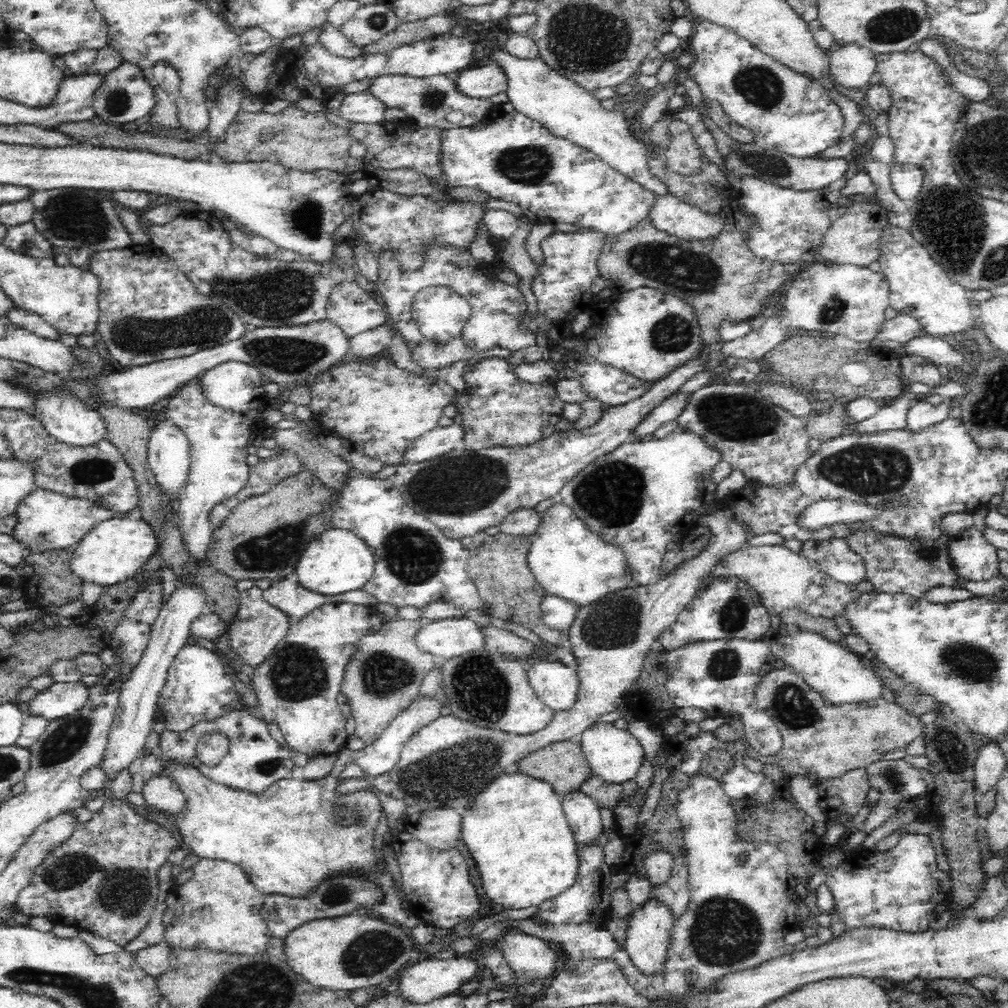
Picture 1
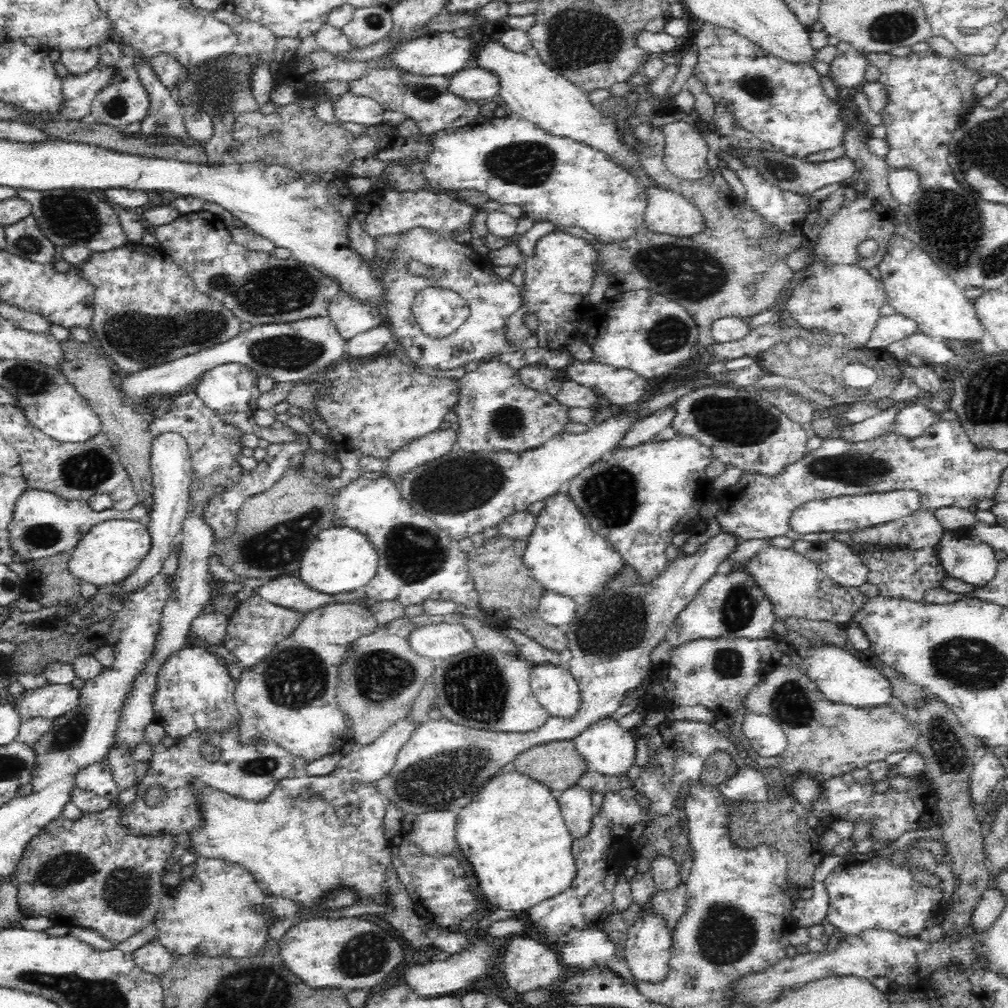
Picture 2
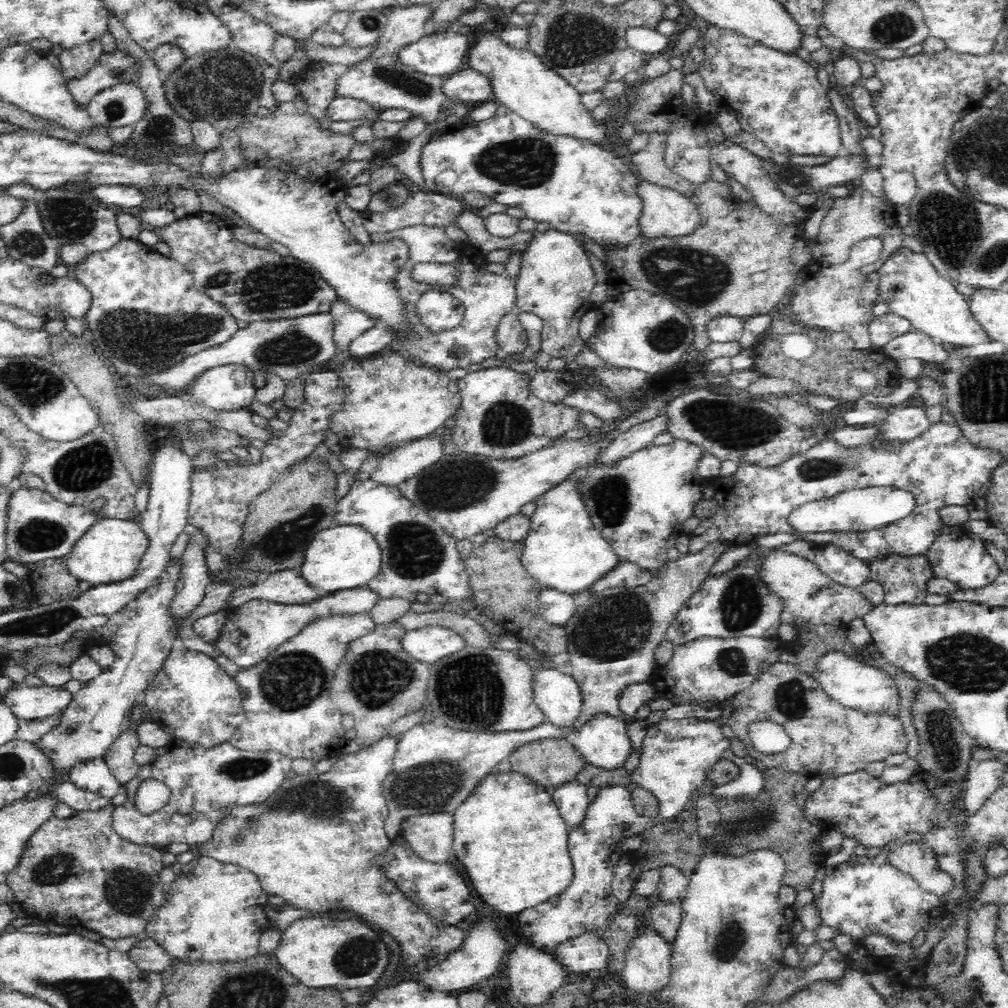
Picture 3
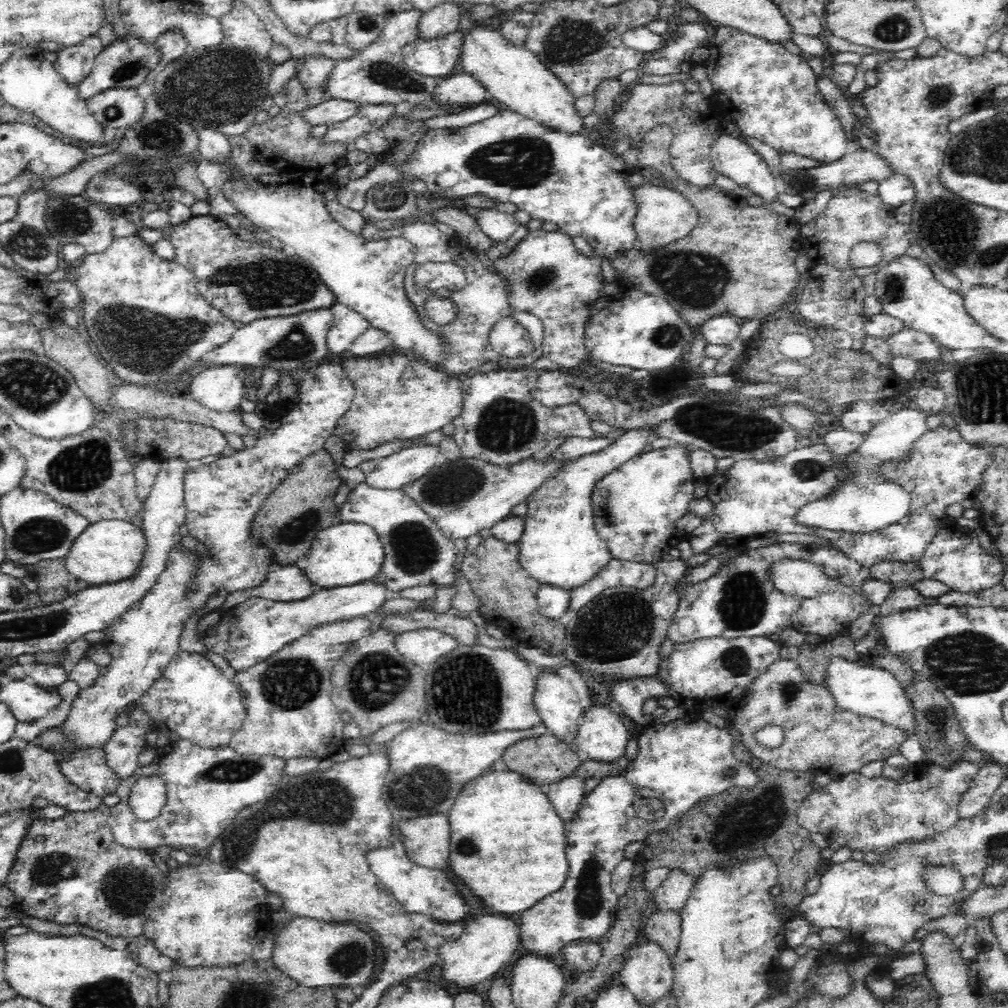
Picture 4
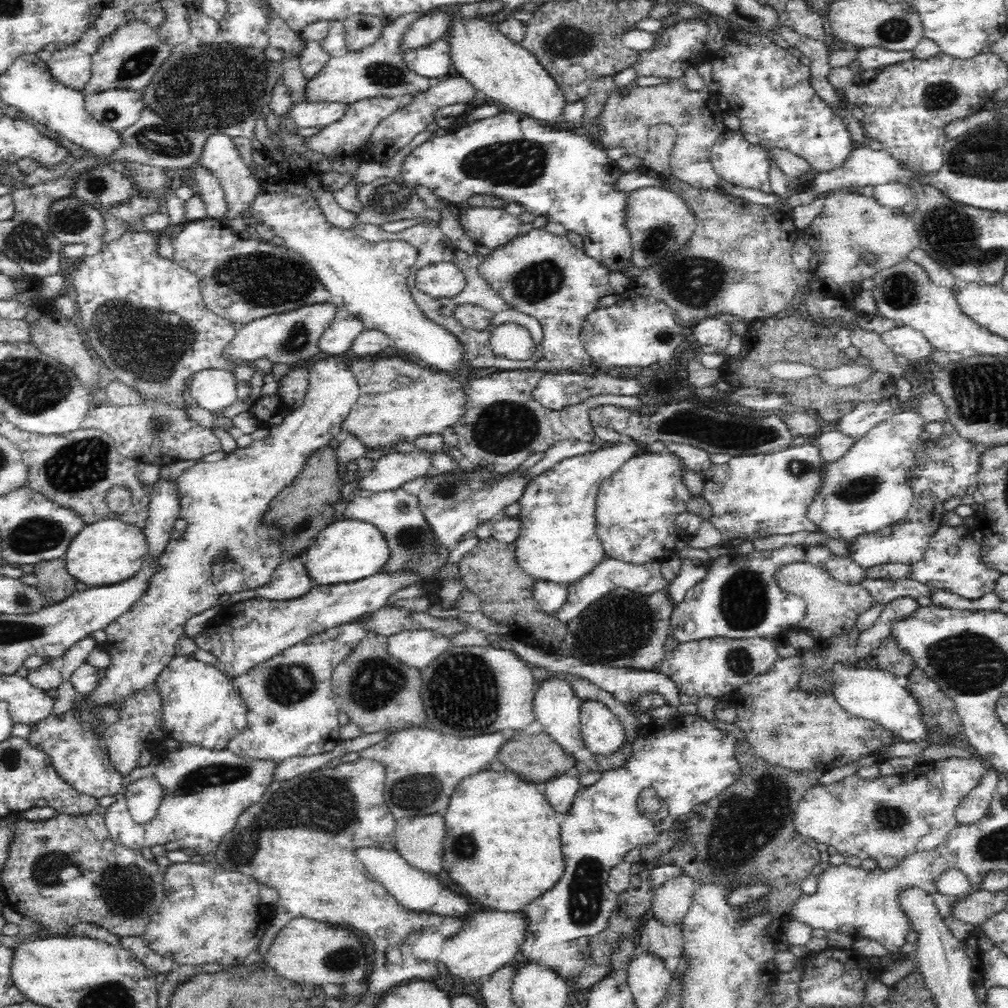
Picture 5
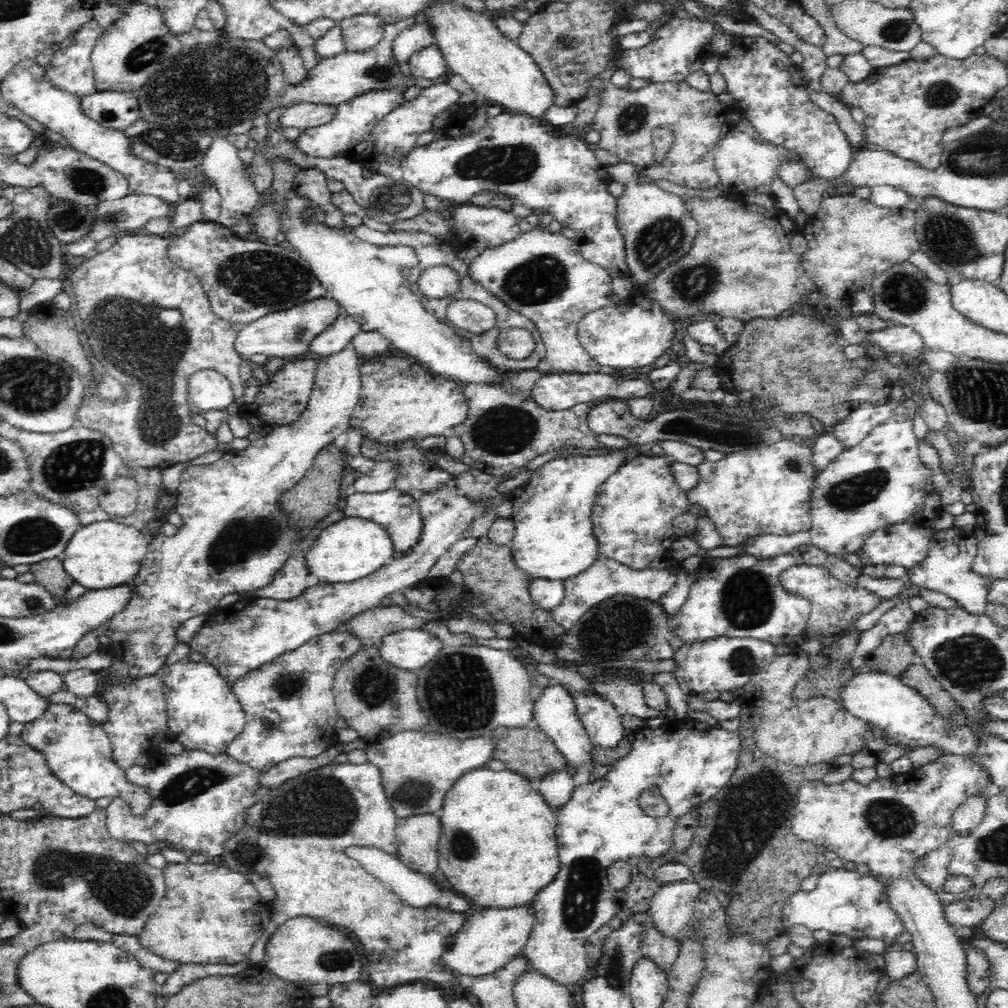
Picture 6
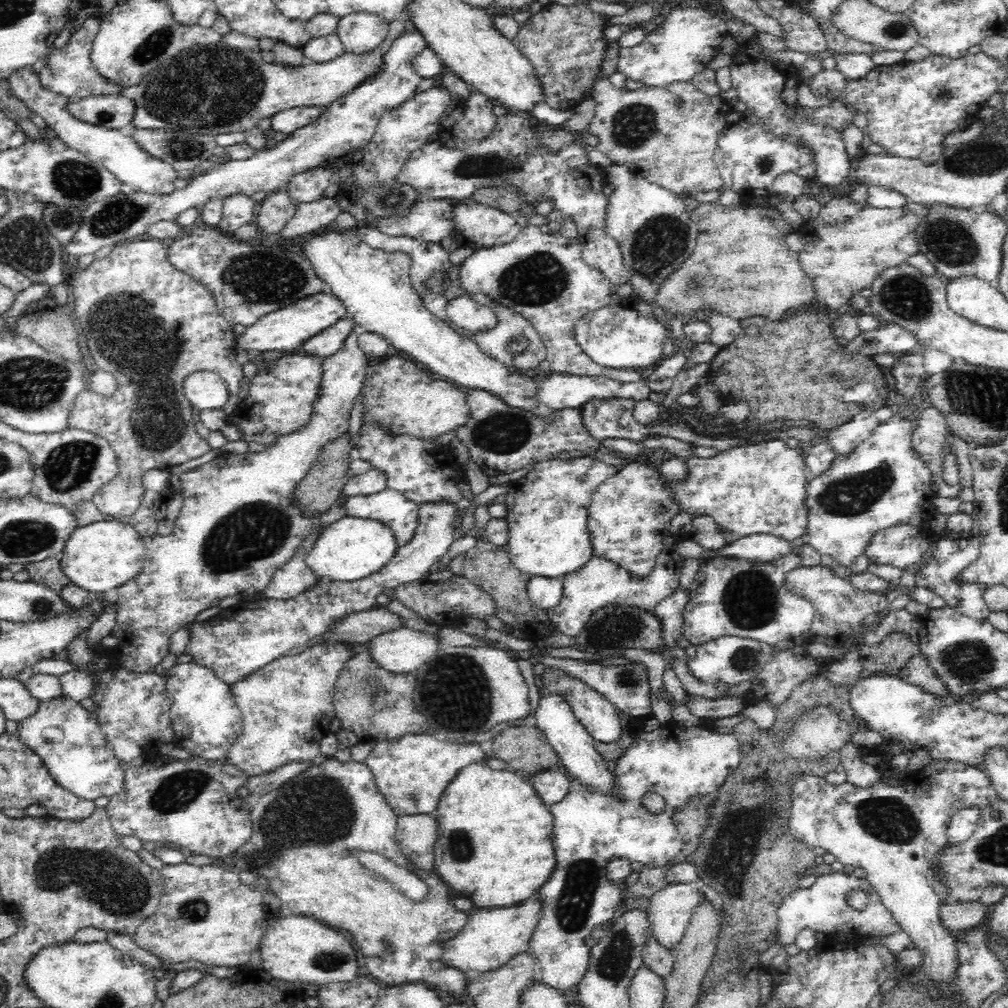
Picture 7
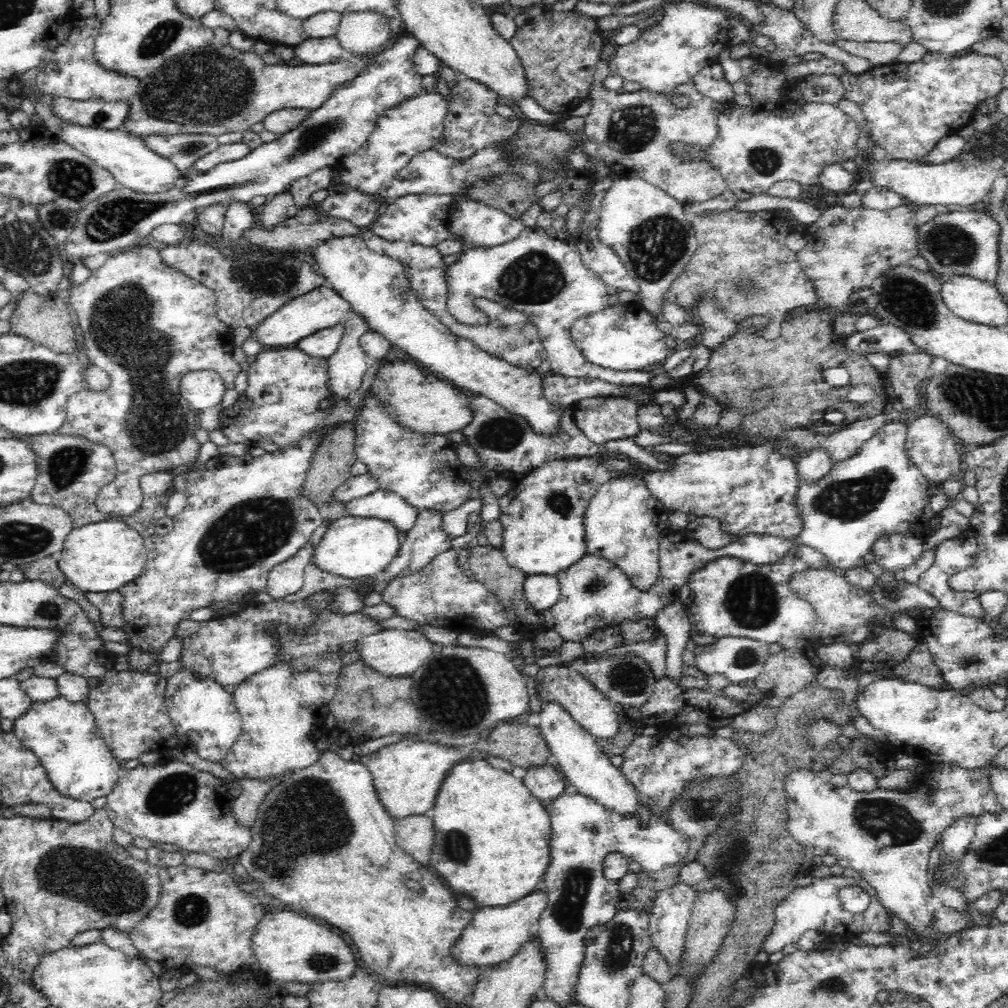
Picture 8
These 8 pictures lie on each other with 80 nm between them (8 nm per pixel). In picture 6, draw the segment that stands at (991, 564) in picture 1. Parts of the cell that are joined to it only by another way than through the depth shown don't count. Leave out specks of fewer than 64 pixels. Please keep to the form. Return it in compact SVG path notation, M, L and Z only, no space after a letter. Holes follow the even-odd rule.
M956 527L935 531L927 555L918 564L908 569L906 579L914 585L914 578L916 578L917 587L948 594L950 598L960 602L960 608L968 613L984 614L987 594L993 581L990 577L977 574L972 567L977 553L977 542L978 539L971 531L964 535L964 531L961 532Z

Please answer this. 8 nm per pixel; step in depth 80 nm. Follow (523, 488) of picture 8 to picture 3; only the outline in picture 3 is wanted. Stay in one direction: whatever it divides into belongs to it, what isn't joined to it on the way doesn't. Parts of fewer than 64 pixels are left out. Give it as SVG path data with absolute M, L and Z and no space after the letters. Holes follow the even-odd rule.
M660 413L656 418L632 426L630 430L618 434L592 465L613 463L628 456L632 451L652 445L658 434L669 428L669 421L668 415ZM582 476L568 478L561 482L556 488L543 494L535 501L536 510L530 516L530 530L524 538L524 550L521 554L521 561L524 569L536 579L542 588L556 589L564 594L577 595L587 592L595 586L596 582L605 578L608 572L616 569L621 562L612 549L611 542L608 542L594 527L588 511L579 498L577 484Z

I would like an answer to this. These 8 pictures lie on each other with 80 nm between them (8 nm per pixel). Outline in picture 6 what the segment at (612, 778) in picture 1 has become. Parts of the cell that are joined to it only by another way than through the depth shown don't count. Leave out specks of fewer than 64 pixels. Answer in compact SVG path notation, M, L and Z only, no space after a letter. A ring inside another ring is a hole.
M571 691L570 694L574 697L576 712L581 718L593 750L606 750L618 746L626 730L614 704L598 694L586 696Z

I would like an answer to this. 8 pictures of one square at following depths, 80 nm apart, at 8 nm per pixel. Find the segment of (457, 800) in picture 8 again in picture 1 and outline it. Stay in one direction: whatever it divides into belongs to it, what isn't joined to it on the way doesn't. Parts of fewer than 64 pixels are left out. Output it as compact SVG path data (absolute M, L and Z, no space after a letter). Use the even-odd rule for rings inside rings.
M510 772L503 773L482 796L476 798L476 810L488 812L468 812L472 806L461 811L461 838L476 858L482 874L482 886L488 898L496 904L502 904L504 909L520 910L531 906L538 908L548 903L548 900L560 896L575 882L580 864L579 849L560 798L562 797L553 790L550 783L526 774Z

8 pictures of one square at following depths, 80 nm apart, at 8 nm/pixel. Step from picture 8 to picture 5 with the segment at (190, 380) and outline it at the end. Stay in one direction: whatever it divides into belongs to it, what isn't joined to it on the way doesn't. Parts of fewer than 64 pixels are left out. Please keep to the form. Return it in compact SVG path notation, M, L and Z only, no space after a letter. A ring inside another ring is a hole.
M208 369L197 373L188 382L187 396L196 400L200 407L212 412L222 413L228 406L232 406L237 399L237 386L239 380L232 370Z

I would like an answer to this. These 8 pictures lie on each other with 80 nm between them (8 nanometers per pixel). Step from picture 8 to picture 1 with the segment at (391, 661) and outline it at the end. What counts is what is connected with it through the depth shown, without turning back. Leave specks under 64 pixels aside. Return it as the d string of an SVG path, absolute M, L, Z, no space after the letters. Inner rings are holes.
M460 616L423 623L423 627L416 634L416 643L428 653L452 659L484 650L486 638L482 625Z

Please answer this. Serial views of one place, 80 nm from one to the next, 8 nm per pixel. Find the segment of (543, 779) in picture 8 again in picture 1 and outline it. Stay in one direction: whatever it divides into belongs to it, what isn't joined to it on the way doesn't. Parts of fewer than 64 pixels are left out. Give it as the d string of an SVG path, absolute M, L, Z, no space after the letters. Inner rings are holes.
M582 792L566 794L562 800L563 812L566 812L576 843L584 847L595 846L606 830L600 818L599 805Z

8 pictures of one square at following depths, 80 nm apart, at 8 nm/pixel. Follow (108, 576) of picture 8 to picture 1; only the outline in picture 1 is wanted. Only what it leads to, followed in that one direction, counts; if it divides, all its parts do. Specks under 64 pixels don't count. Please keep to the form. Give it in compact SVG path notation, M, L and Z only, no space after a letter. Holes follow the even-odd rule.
M110 518L96 523L81 538L72 551L70 568L83 581L100 584L102 588L116 586L139 573L156 552L157 546L154 529L143 518Z

